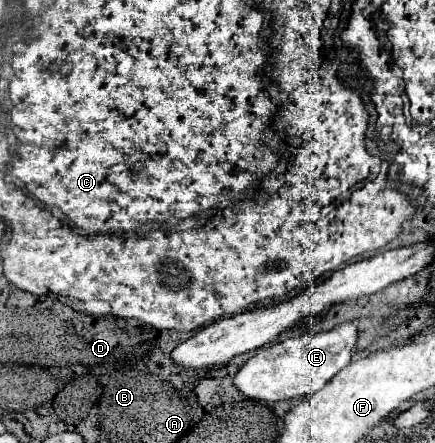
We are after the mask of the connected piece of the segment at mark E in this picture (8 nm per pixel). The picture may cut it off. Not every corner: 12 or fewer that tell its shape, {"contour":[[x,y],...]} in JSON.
{"contour":[[358,321],[258,349],[234,385],[262,403],[314,395],[350,365]]}

